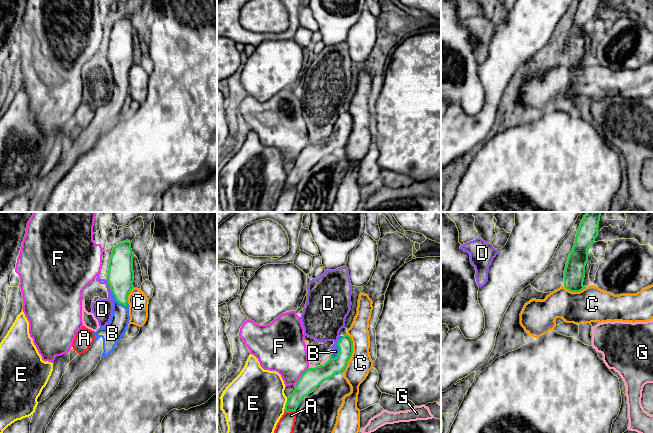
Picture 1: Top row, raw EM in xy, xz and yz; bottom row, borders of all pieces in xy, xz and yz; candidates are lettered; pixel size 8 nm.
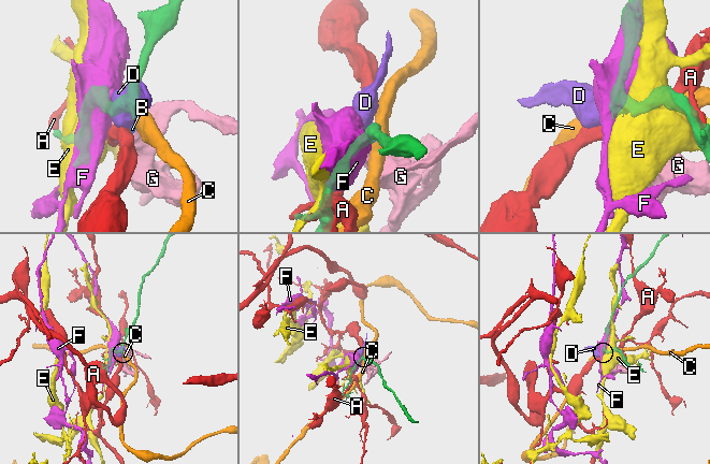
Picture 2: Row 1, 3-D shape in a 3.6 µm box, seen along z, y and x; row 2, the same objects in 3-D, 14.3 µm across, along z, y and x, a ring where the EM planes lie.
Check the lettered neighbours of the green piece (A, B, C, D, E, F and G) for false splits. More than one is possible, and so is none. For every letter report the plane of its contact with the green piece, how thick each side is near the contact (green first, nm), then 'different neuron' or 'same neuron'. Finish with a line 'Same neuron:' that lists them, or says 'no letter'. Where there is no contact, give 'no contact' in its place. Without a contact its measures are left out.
A: meets green in xz; 150 nm thick on the green side, 140 nm on the other; different neuron
B: meets green in xz; 130 nm thick on the green side, 50 nm on the other; same neuron
C: meets green in xz; 130 nm thick on the green side, 190 nm on the other; different neuron
D: meets green in xy; 220 nm thick on the green side, 160 nm on the other; different neuron
E: meets green in xz; 160 nm thick on the green side, 480 nm on the other; different neuron
F: meets green in xz; 160 nm thick on the green side, 360 nm on the other; different neuron
G: meets green in xz; 160 nm thick on the green side, 40 nm on the other; different neuron
Same neuron: B

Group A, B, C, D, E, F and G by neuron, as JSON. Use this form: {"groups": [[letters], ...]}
{"groups": [["A"], ["B"], ["C"], ["D", "G"], ["E"], ["F"]]}

